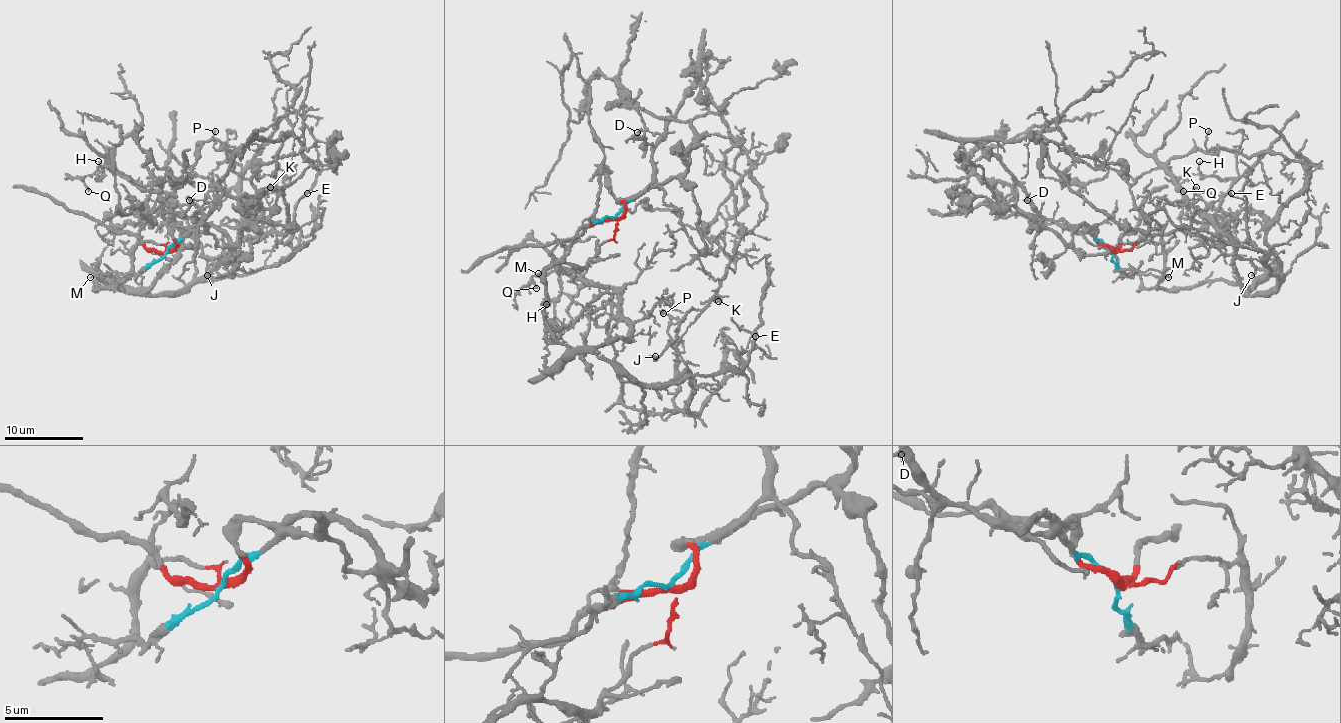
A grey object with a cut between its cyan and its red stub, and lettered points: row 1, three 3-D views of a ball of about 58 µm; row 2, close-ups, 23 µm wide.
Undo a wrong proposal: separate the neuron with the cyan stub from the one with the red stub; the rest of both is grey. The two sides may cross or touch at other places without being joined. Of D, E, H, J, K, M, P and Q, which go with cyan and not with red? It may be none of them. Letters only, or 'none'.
D, J, K, M

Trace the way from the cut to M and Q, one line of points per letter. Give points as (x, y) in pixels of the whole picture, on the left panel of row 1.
M: (167, 252), (135, 274), (104, 274), (90, 278)
Q: (167, 252), (139, 242), (133, 270), (96, 289), (145, 288), (180, 240), (163, 193), (110, 166), (88, 191)

